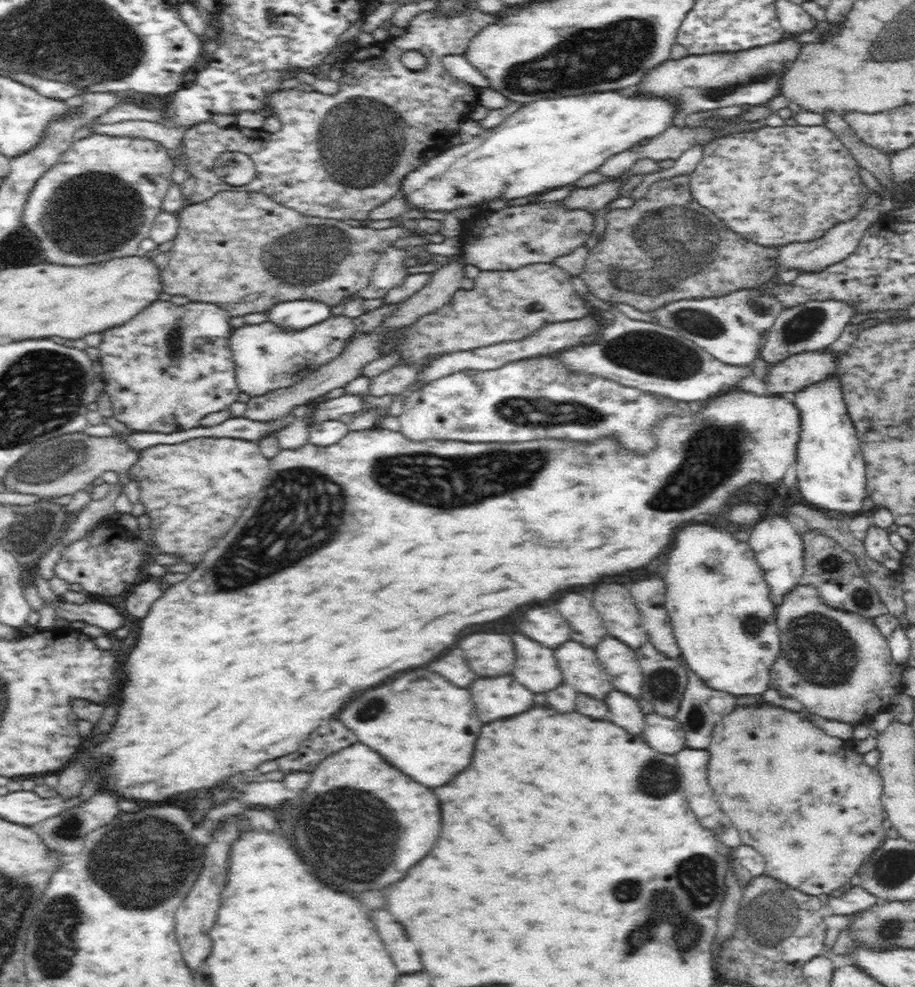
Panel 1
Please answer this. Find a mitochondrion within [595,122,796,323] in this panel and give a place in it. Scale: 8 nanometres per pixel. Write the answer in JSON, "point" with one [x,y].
{"point":[760,310]}

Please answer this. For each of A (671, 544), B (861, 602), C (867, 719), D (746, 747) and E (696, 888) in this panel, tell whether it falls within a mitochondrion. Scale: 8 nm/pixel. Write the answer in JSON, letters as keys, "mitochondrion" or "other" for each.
{"A":"other","B":"mitochondrion","C":"other","D":"other","E":"mitochondrion"}

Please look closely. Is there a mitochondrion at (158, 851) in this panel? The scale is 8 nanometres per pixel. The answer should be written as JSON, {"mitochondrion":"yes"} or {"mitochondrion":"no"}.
{"mitochondrion":"yes"}

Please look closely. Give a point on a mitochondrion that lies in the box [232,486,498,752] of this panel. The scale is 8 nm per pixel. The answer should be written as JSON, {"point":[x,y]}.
{"point":[360,714]}

